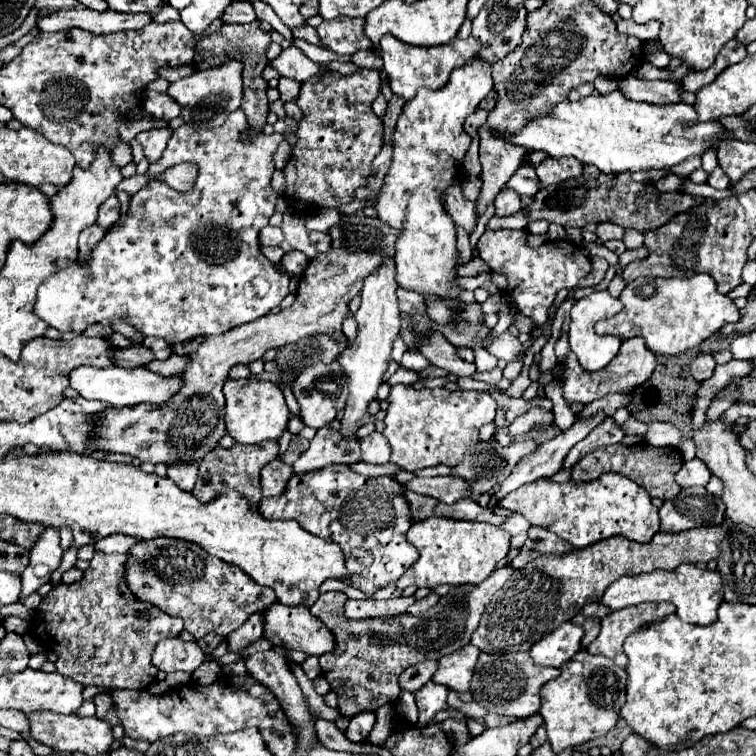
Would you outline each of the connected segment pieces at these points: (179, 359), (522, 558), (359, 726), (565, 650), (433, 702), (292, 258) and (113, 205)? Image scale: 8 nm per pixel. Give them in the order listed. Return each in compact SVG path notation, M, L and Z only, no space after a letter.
M172 354L168 360L152 360L150 364L146 364L148 370L160 374L160 376L176 376L180 374L188 364L188 356L178 356L178 354Z
M532 526L528 532L528 540L522 546L522 552L512 561L514 569L524 567L528 560L534 560L534 552L538 554L566 554L572 550L572 546L566 540L560 540L556 534L548 532L546 528L536 528Z
M358 712L356 716L350 718L350 724L348 728L344 730L346 738L350 742L364 742L368 738L368 734L372 732L372 726L374 726L374 712Z
M564 622L560 628L536 642L530 650L530 656L540 666L562 668L562 664L566 664L582 648L582 636L584 630L580 626Z
M428 680L414 696L416 696L418 710L420 710L418 726L424 728L428 724L428 720L432 720L438 710L444 710L446 708L448 688L444 688L442 684L436 684L434 680Z
M290 250L290 252L286 252L284 258L282 258L282 266L284 266L292 276L302 276L304 268L308 266L308 262L310 262L310 258L308 258L306 254L298 252L298 250Z
M110 196L102 206L100 206L100 214L98 214L98 224L106 230L108 226L116 224L116 220L120 218L120 202L116 196Z

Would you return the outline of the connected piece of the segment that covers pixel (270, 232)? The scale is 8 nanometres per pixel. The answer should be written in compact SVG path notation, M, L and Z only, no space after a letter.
M266 226L262 232L260 232L260 244L262 246L280 246L284 240L284 234L280 228L274 228L274 226Z

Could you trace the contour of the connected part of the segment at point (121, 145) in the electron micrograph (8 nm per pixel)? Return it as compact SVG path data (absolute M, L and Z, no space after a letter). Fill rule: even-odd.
M118 140L116 148L112 150L112 160L118 162L118 166L126 166L126 164L130 164L130 162L132 162L132 150L130 150L130 146L128 146L126 142Z

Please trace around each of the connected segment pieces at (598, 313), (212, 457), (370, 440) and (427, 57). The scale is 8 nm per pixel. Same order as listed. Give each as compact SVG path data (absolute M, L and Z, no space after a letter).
M592 292L592 294L580 298L574 304L574 308L570 310L570 316L572 316L572 322L570 322L570 350L578 356L578 362L584 370L596 372L596 370L604 368L618 354L618 348L620 348L622 342L616 336L598 336L594 332L594 324L598 320L612 318L614 314L620 312L620 308L624 308L620 298L612 298L610 292Z
M264 440L264 444L252 444L252 446L244 446L244 444L234 444L232 448L222 448L216 446L212 448L212 452L208 452L208 456L204 456L204 460L200 462L200 472L198 472L198 480L196 486L192 490L192 494L196 498L200 498L202 502L210 502L214 500L224 488L232 488L238 490L240 494L248 496L248 500L256 506L260 496L260 470L272 462L274 458L278 458L278 440Z
M372 432L360 440L362 460L372 464L384 464L390 458L390 444L380 432Z
M382 36L380 40L380 56L384 60L384 72L388 74L388 82L394 94L402 96L404 100L412 100L416 90L426 86L432 90L442 88L448 82L448 76L454 68L464 66L470 58L476 56L476 52L480 50L480 44L470 36L466 40L454 38L454 42L450 44L442 44L442 46L432 46L432 48L420 48L420 46L408 46L400 40L396 40L394 36Z

